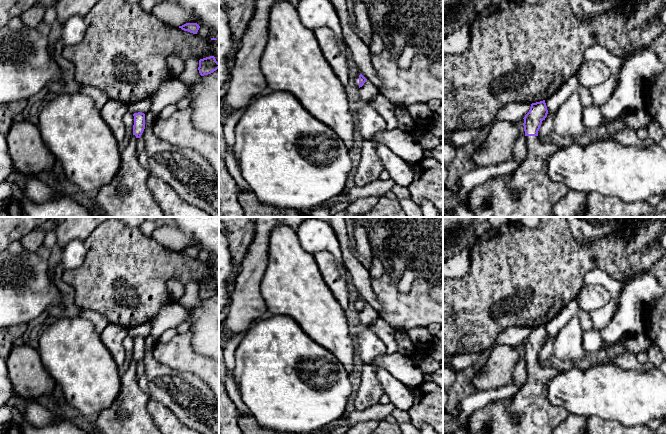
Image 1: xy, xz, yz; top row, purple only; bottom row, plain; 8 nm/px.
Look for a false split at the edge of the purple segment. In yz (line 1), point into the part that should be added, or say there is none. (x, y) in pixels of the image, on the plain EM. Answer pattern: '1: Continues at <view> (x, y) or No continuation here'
1: Continues at yz (529, 411)

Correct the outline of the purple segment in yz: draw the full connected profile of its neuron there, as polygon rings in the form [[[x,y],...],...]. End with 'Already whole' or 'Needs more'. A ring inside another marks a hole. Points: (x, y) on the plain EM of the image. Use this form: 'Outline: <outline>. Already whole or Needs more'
Outline: [[[545,324],[531,328],[529,336],[523,342],[528,366],[525,383],[511,399],[491,401],[474,411],[467,419],[471,434],[552,434],[555,427],[567,418],[567,410],[551,404],[547,398],[550,380],[560,373],[554,368],[543,368],[538,362],[538,355],[547,338]]]. Needs more

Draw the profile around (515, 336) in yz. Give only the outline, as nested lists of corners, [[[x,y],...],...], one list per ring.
[[[510,327],[502,331],[496,340],[496,344],[519,346],[529,336],[530,327]]]

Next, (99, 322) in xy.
[[[79,308],[80,317],[89,320],[95,328],[97,333],[101,333],[101,331],[109,324],[109,322],[99,313],[90,310]]]

